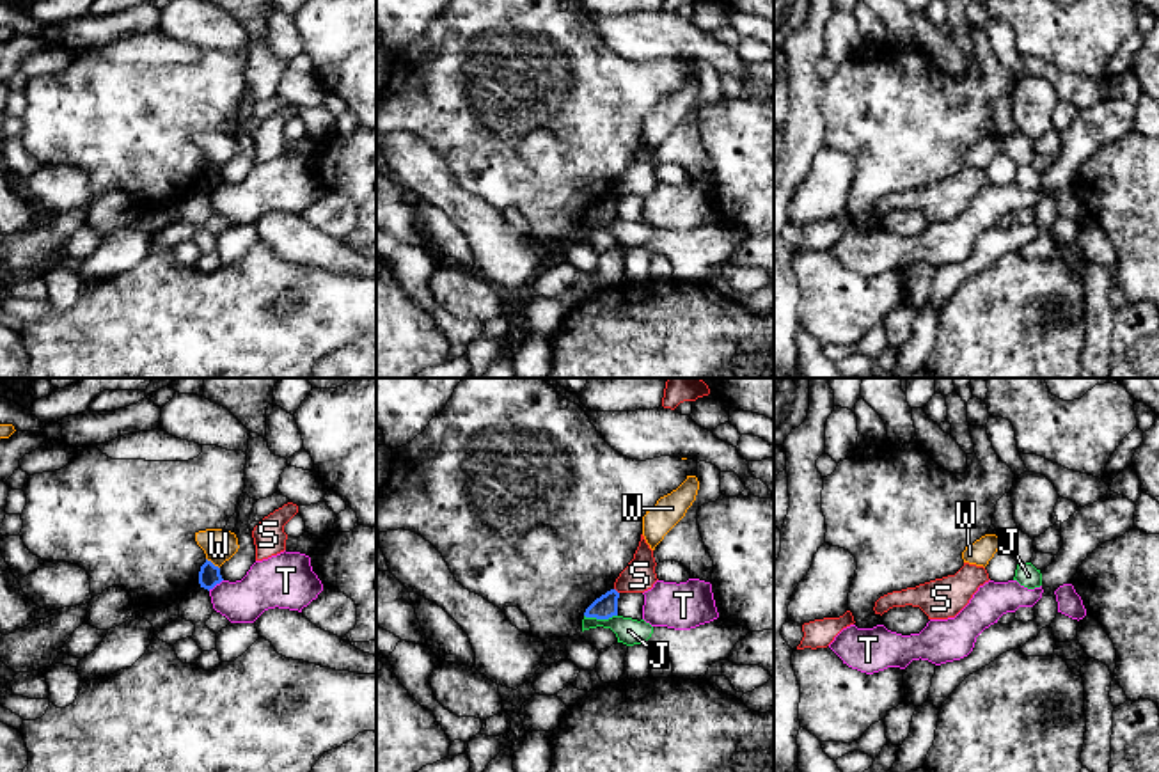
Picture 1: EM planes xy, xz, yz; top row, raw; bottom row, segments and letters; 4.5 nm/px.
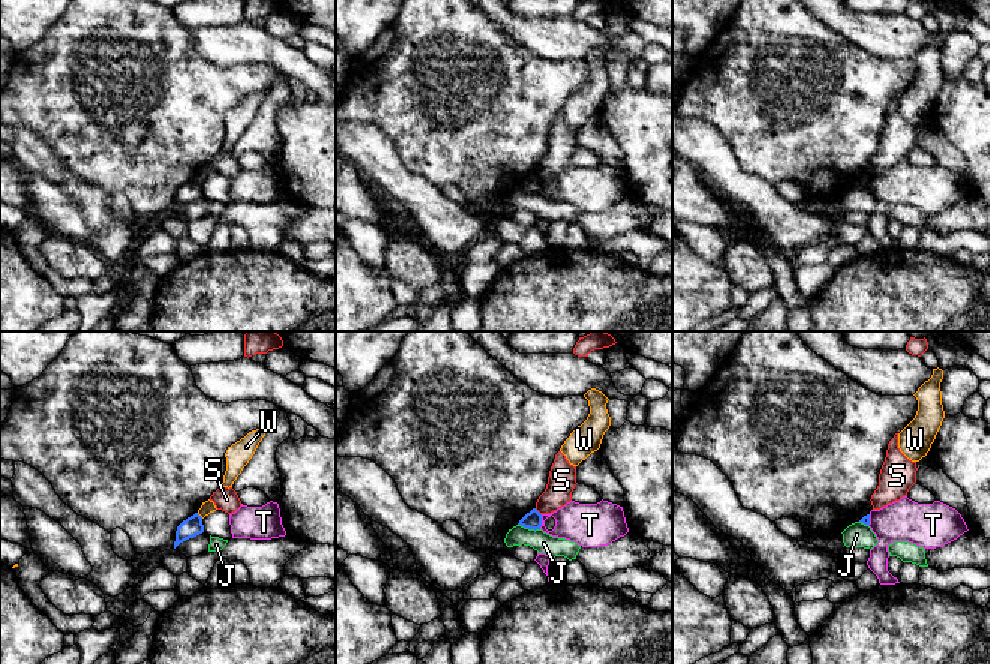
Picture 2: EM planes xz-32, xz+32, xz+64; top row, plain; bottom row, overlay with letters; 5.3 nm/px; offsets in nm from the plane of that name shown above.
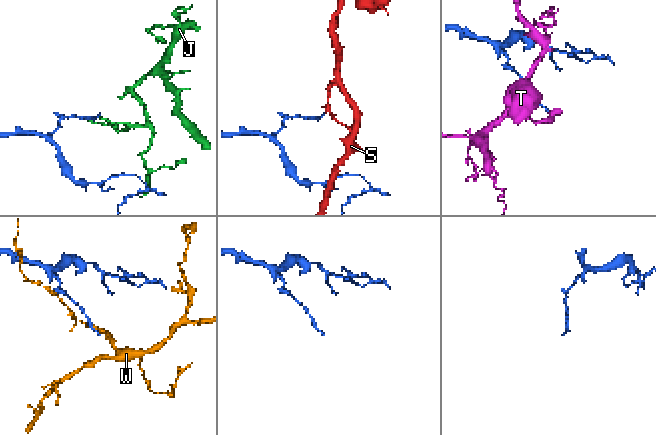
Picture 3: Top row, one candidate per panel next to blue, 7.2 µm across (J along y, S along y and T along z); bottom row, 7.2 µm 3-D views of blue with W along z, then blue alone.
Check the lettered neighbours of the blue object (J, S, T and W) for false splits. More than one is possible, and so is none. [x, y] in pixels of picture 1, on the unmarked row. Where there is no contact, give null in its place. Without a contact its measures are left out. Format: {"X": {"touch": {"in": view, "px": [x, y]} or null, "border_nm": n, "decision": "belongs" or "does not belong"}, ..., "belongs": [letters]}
{"J": {"touch": {"in": "xz", "px": [600, 220]}, "border_nm": 150, "decision": "does not belong"}, "S": {"touch": {"in": "xz", "px": [616, 194]}, "border_nm": 40, "decision": "does not belong"}, "T": {"touch": {"in": "xy", "px": [215, 187]}, "border_nm": 90, "decision": "does not belong"}, "W": {"touch": {"in": "xy", "px": [212, 165]}, "border_nm": 80, "decision": "does not belong"}, "belongs": []}

